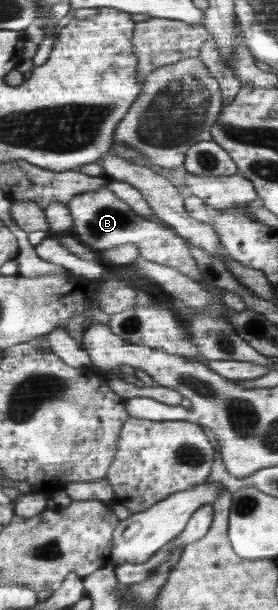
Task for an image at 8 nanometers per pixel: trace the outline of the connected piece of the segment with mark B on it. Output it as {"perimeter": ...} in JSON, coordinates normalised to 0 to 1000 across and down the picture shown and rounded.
{"perimeter":[[[367,305],[345,311],[281,318],[245,331],[252,352],[263,356],[259,382],[288,397],[353,411],[374,411],[439,400],[482,398],[504,408],[500,425],[532,431],[554,430],[586,436],[612,436],[669,449],[669,452],[734,467],[727,451],[705,438],[698,421],[683,418],[669,398],[647,385],[626,385],[622,375],[604,375],[576,366],[532,362],[482,349],[442,330],[432,330],[385,305]]]}

